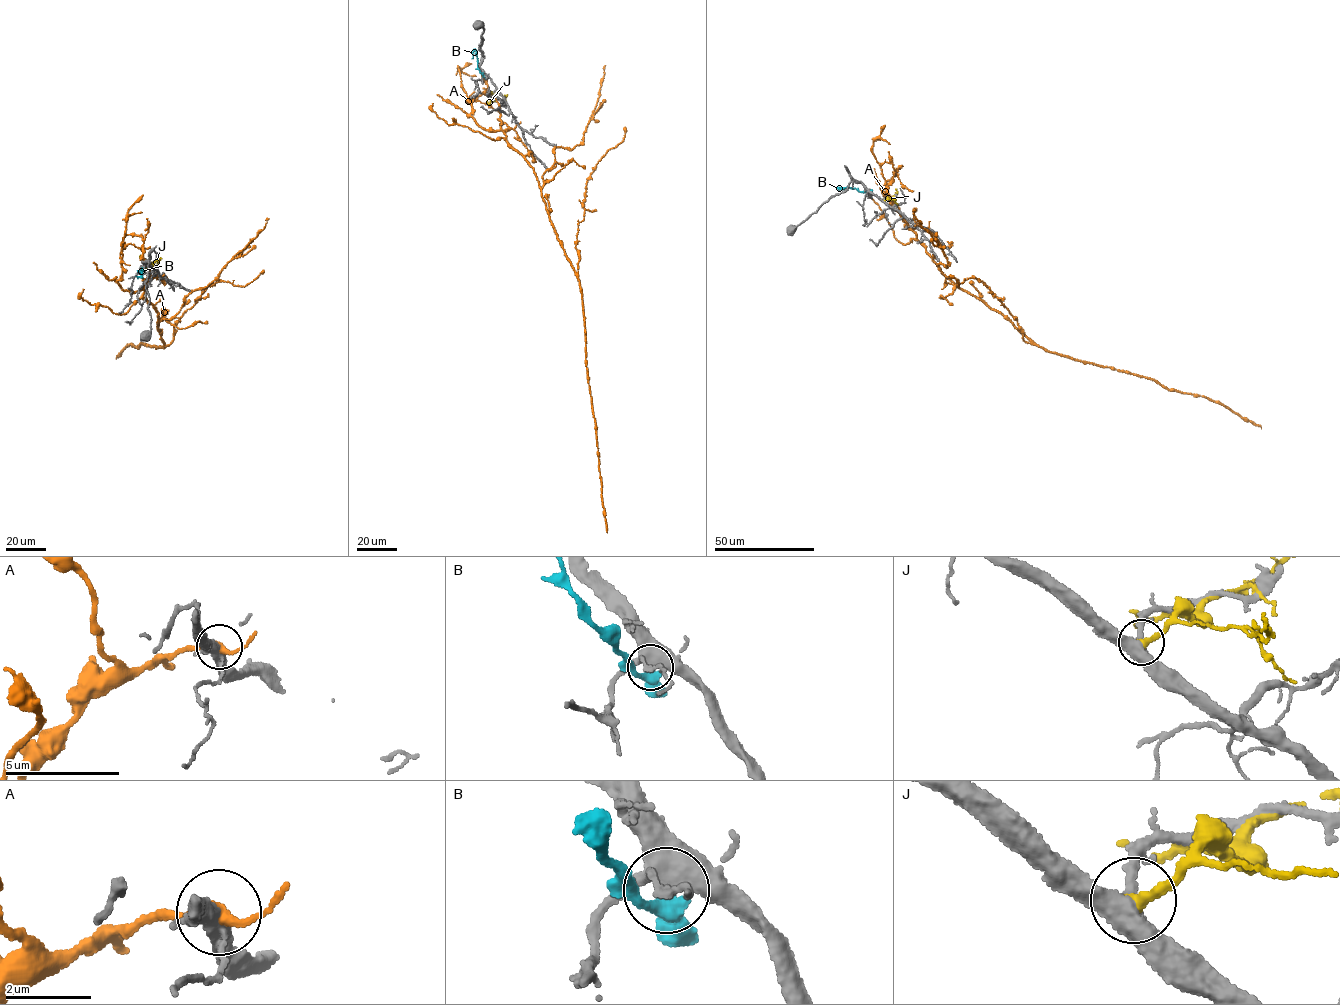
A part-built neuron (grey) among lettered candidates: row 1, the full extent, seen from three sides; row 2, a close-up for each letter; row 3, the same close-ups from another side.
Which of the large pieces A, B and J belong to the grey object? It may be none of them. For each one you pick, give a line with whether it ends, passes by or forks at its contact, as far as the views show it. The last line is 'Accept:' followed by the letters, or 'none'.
Accept: none

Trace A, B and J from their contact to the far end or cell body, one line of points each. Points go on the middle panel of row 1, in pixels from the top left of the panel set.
A: (518, 124), (504, 131), (506, 141), (522, 156), (536, 176), (549, 219), (577, 279), (581, 293), (607, 532)
B: (485, 76), (478, 69), (475, 50), (472, 58)
J: (497, 90), (490, 102), (487, 101)

